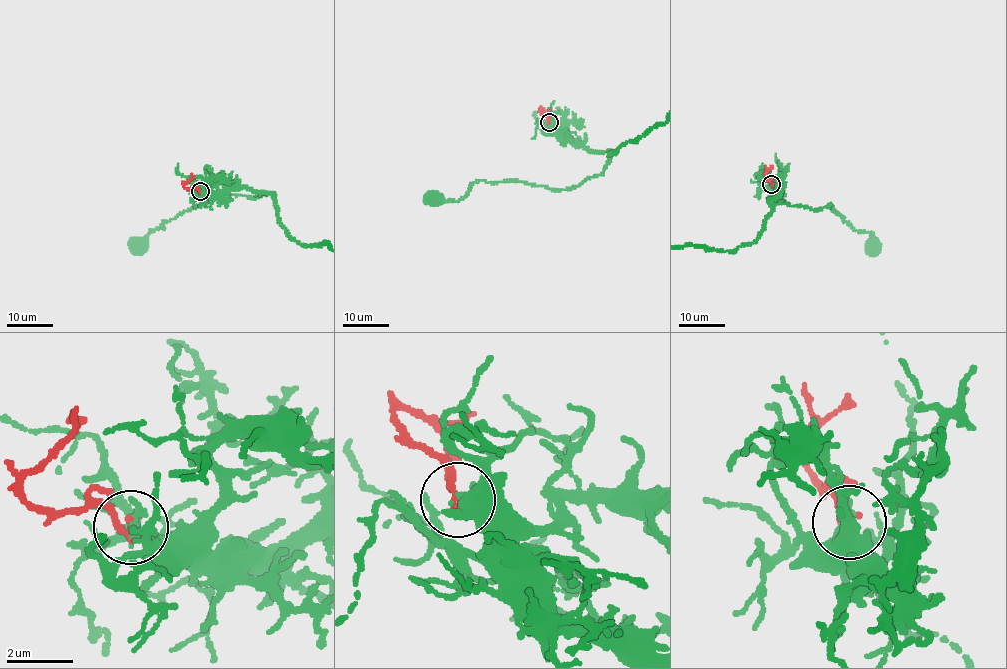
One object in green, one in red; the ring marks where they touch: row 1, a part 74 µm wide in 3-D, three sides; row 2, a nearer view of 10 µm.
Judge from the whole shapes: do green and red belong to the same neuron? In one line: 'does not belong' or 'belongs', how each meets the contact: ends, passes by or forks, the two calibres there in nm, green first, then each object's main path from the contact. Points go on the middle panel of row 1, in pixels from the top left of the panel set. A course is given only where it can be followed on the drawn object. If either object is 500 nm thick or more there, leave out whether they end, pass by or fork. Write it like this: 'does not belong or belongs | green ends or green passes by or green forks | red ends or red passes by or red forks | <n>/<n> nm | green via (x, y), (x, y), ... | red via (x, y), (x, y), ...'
belongs | green ends | red ends | 360/180 nm | green via (549, 121), (568, 140), (610, 152), (604, 171), (560, 190), (479, 181), (456, 201), (436, 197) | red via (549, 121), (540, 109), (549, 116)

